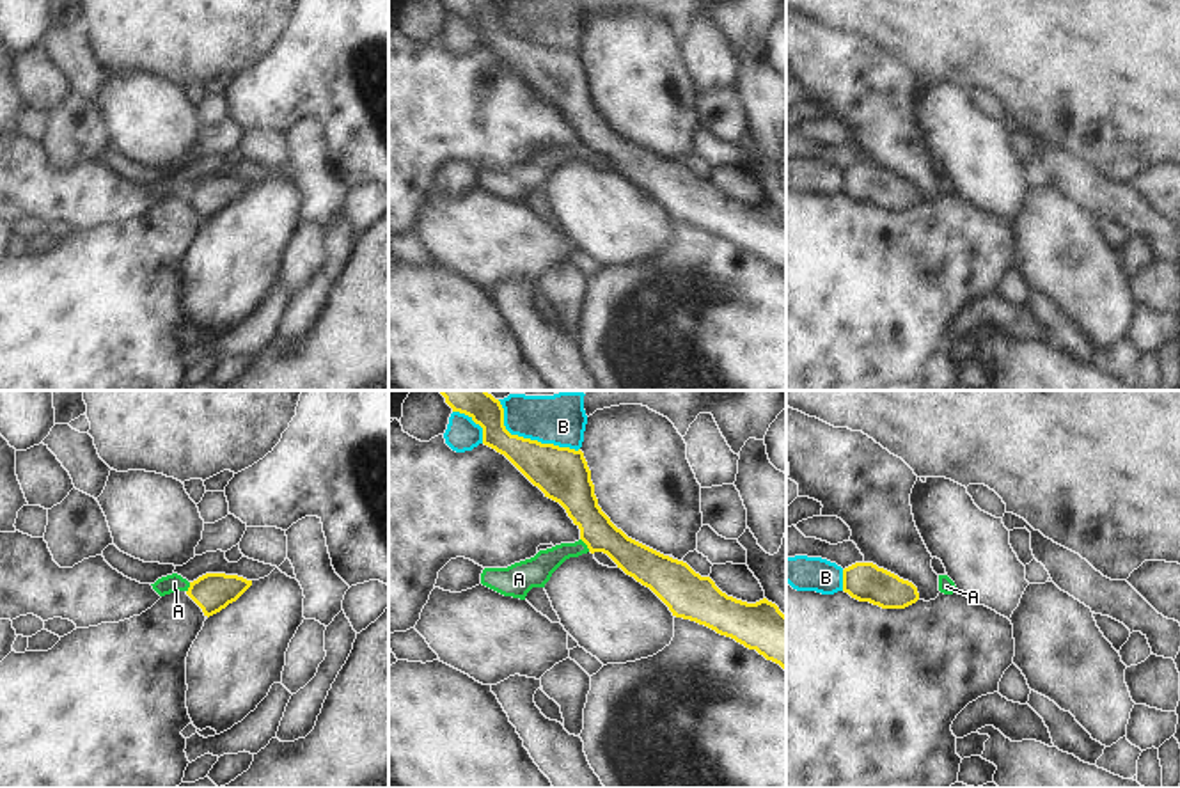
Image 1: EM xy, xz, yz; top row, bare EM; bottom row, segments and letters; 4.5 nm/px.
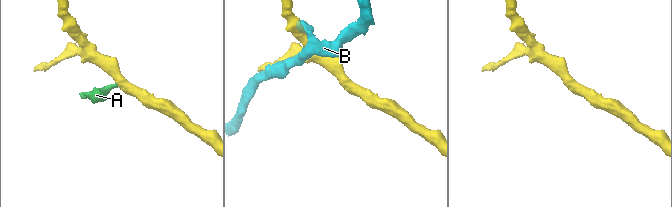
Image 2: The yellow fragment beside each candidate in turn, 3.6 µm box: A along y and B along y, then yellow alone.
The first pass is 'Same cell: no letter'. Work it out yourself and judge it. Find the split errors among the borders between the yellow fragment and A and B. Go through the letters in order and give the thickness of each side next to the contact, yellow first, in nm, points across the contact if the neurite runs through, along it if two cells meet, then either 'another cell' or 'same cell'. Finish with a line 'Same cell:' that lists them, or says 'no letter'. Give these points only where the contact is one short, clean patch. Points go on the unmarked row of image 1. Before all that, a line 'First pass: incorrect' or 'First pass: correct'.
First pass: correct
A: 180/130 nm | along xz (581, 141), (590, 153) | another cell
B: 240/220 nm | another cell
Same cell: no letter

